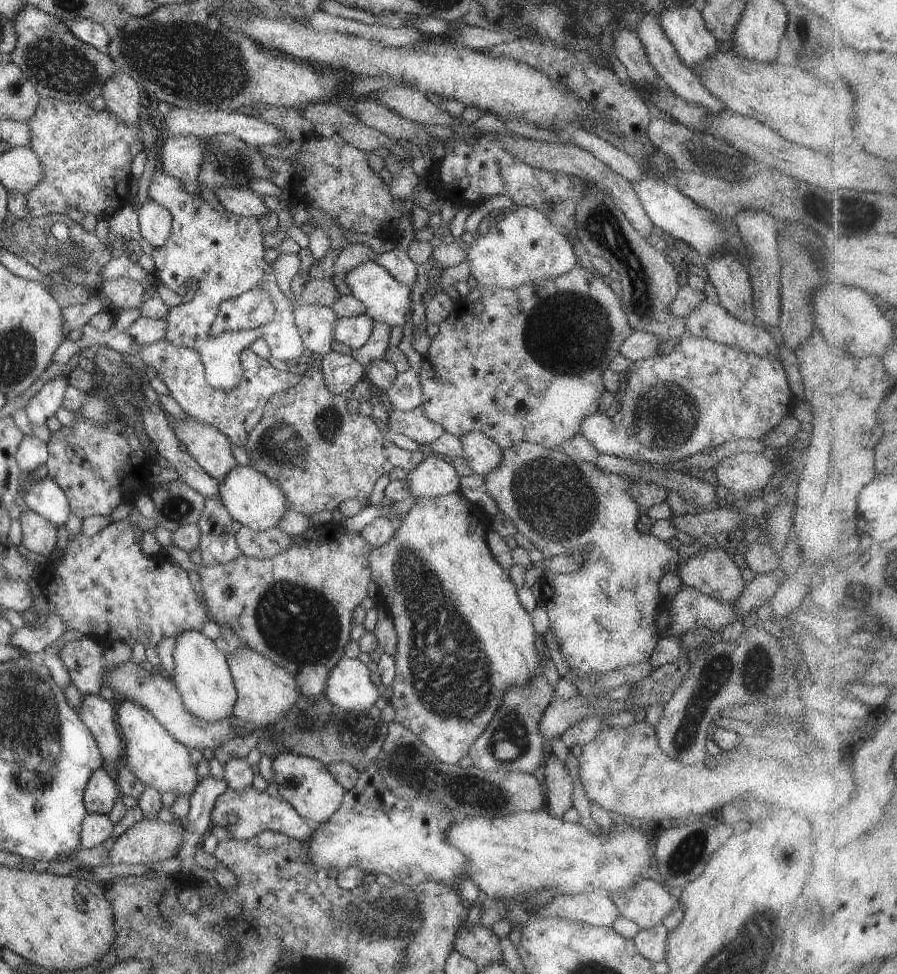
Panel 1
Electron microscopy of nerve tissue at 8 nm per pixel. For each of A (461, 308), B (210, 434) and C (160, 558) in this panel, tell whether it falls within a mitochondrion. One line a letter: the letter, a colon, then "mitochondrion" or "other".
A: other
B: other
C: other

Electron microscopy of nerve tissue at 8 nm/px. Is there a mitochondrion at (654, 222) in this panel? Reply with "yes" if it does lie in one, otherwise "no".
no

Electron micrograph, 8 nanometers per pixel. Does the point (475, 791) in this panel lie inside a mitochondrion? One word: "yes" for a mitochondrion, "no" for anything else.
yes

